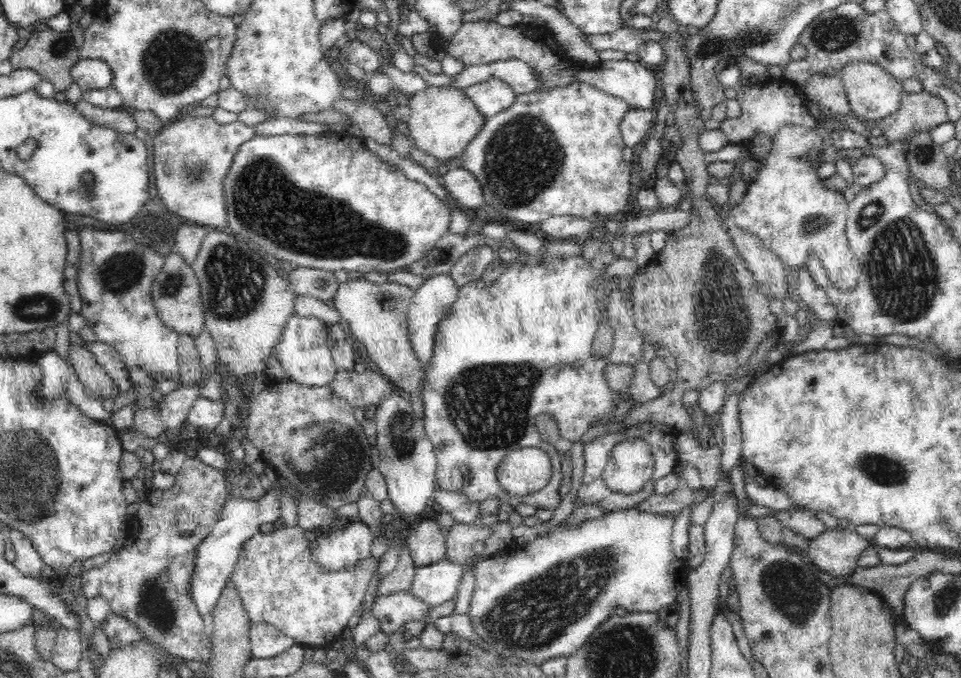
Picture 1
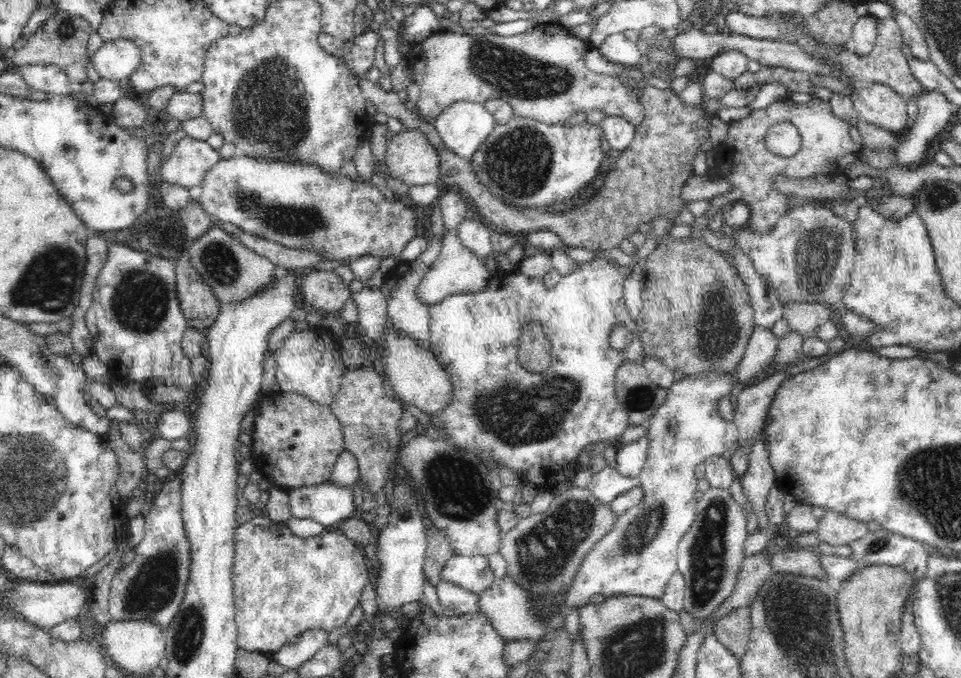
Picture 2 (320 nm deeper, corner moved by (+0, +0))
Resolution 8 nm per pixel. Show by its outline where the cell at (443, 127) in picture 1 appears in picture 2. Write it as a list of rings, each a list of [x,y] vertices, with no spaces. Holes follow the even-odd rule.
[[[403,130],[385,150],[383,171],[409,187],[439,183],[440,152],[421,130]]]

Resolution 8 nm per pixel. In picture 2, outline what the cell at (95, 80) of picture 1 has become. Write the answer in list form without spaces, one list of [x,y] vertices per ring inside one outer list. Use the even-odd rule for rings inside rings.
[[[119,38],[104,41],[91,58],[99,78],[118,81],[129,78],[138,68],[139,48],[134,41]]]

